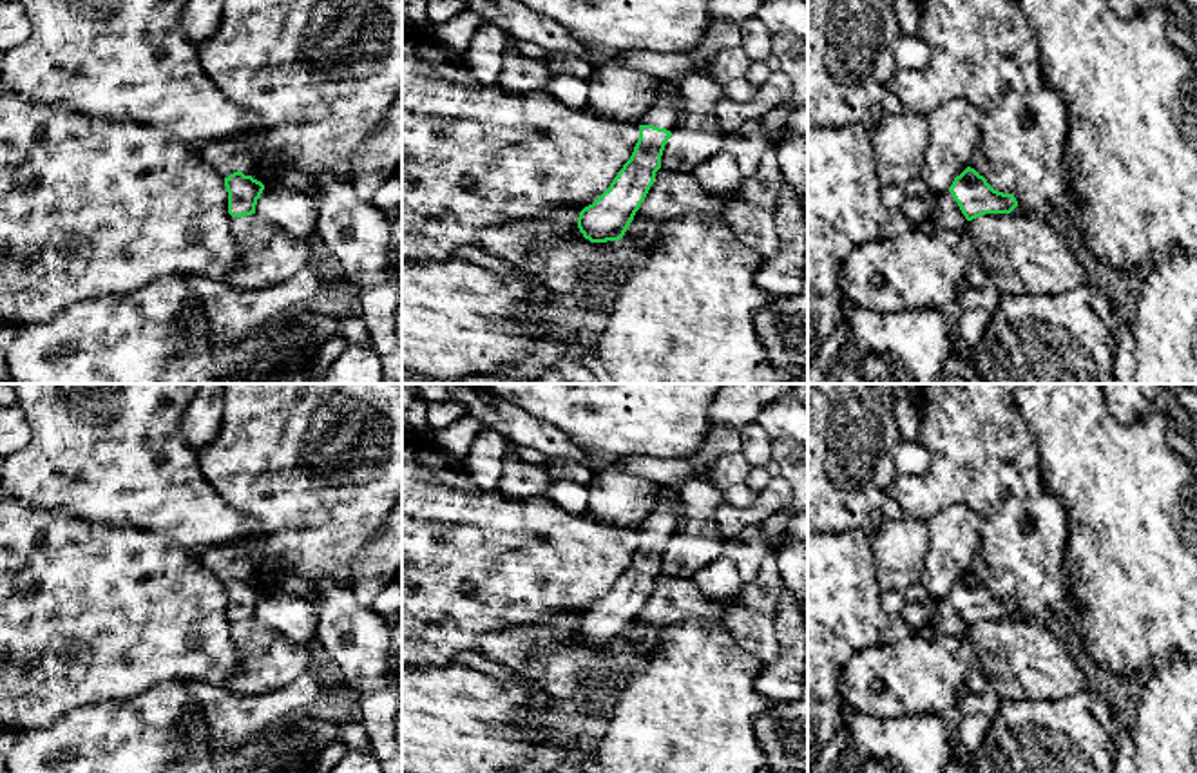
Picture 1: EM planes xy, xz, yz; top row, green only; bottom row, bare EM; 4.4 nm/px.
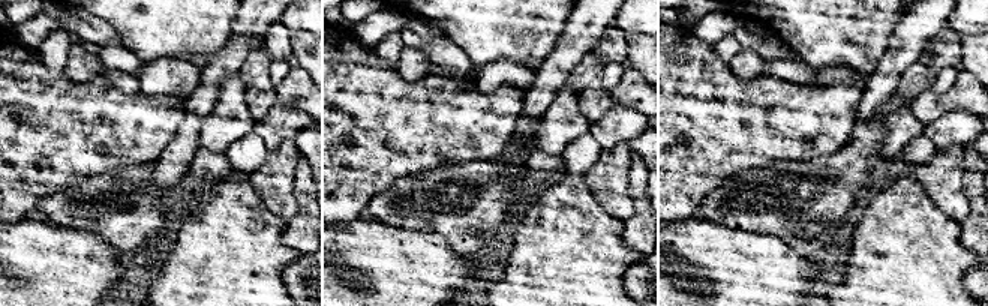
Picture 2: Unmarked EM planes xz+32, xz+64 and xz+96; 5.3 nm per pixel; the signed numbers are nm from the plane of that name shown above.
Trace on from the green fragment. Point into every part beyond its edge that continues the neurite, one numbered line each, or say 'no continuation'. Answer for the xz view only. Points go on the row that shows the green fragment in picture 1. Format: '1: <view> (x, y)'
1: xz (660, 114)

